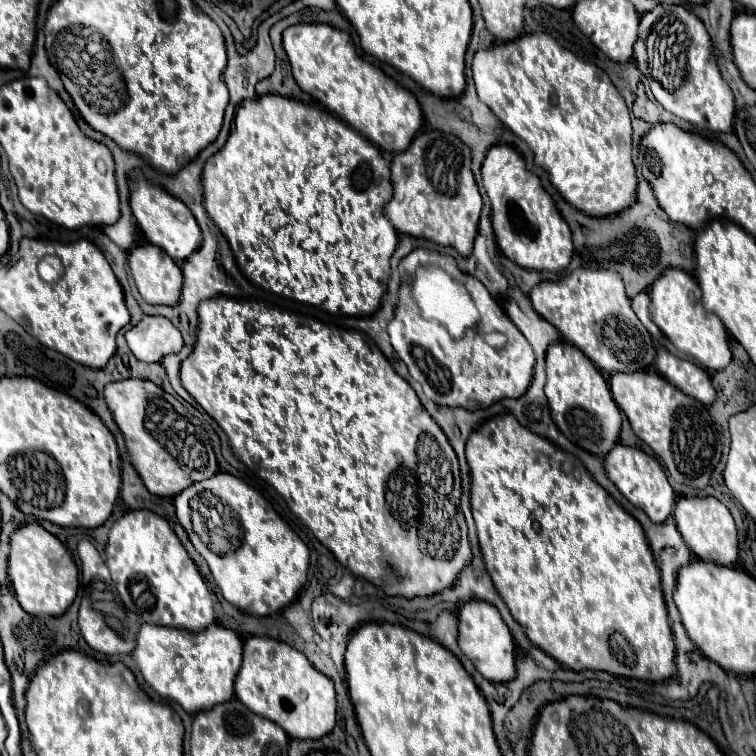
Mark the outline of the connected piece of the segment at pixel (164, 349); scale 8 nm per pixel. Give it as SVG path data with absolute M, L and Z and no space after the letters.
M144 315L136 327L126 331L126 343L144 363L156 363L168 353L178 353L184 345L180 331L160 315Z

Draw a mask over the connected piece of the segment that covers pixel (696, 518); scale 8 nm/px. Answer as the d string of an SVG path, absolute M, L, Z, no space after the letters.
M680 497L674 507L674 519L690 551L702 559L718 565L734 565L738 559L738 537L736 525L726 505L716 497Z

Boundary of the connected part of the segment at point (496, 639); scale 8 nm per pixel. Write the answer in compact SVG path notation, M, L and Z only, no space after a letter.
M472 599L466 601L458 611L458 645L462 653L474 663L474 667L488 679L488 681L510 681L516 675L514 669L514 641L510 635L508 625L504 623L500 611L486 601Z

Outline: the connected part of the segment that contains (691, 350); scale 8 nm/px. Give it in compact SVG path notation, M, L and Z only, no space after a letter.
M670 267L668 271L664 271L664 275L660 275L660 279L656 279L656 283L652 283L652 287L648 287L648 295L652 299L650 319L662 329L662 333L674 343L678 351L694 357L694 361L708 371L724 369L730 363L732 353L728 349L726 327L714 313L706 313L706 309L702 307L702 291L692 275L682 269Z

